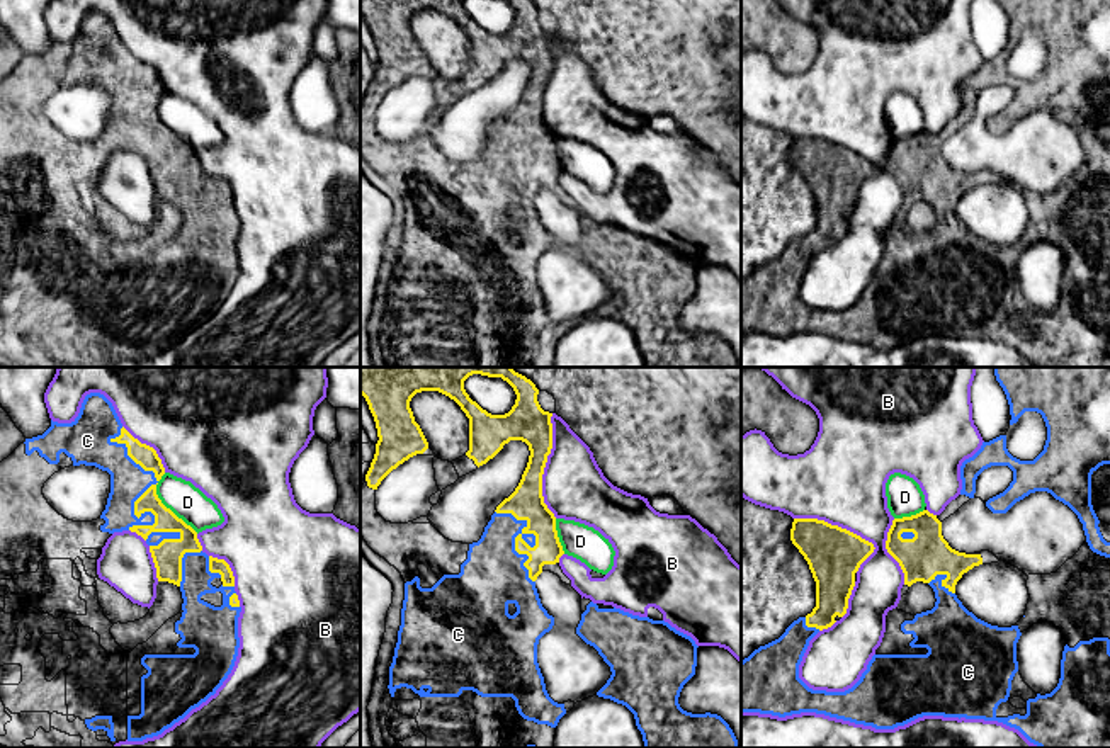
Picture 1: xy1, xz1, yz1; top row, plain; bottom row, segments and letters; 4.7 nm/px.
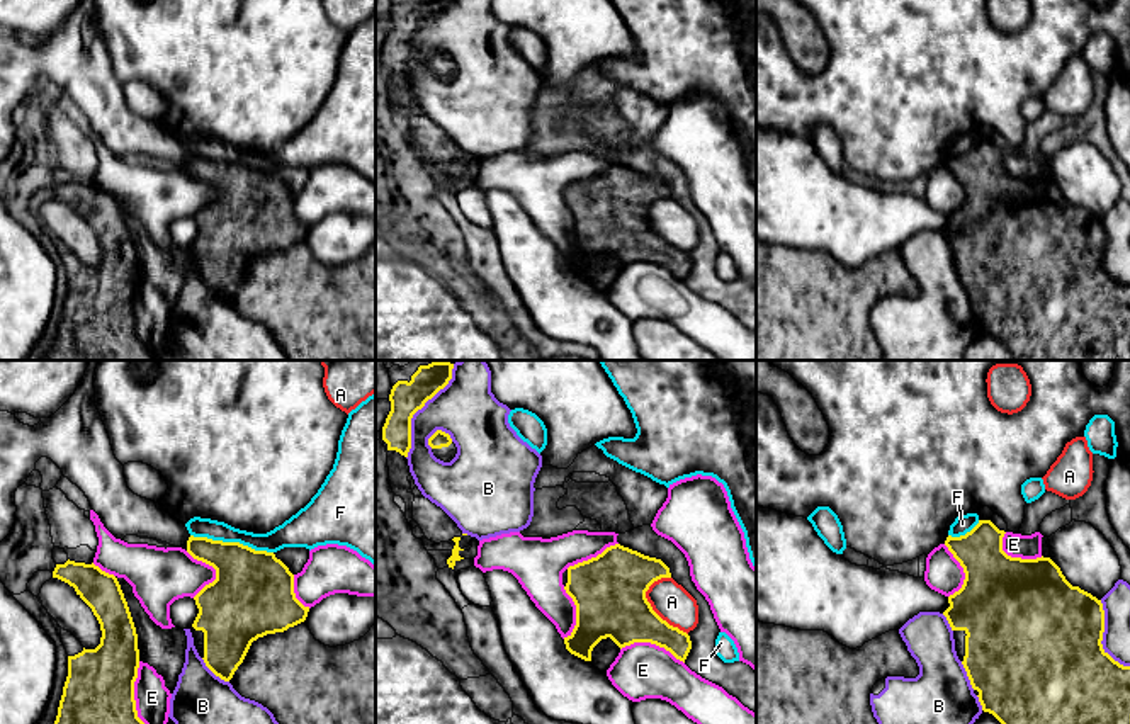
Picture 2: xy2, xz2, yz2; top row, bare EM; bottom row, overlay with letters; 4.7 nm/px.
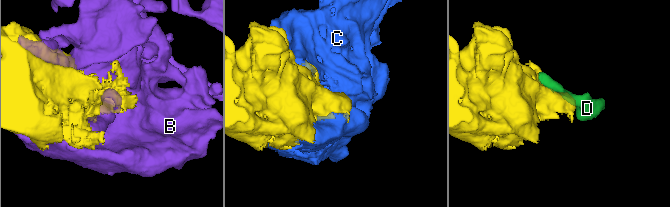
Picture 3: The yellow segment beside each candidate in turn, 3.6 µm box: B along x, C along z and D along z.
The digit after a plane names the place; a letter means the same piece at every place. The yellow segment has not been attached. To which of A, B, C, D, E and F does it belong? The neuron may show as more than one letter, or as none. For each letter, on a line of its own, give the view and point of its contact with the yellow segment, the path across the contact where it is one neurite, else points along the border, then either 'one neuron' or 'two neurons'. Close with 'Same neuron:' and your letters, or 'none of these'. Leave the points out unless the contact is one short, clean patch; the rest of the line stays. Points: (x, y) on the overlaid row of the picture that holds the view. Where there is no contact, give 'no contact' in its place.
A: xz2 (655, 612) | two neurons
B: yz1 (835, 526) | two neurons
C: xy1 (157, 480) | one neuron
D: xy1 (164, 505) | along xy1 (164, 473), (157, 485), (157, 497), (198, 532) | two neurons
E: xz2 (653, 643) | two neurons
F: xy2 (231, 542) | two neurons
Same neuron: C

